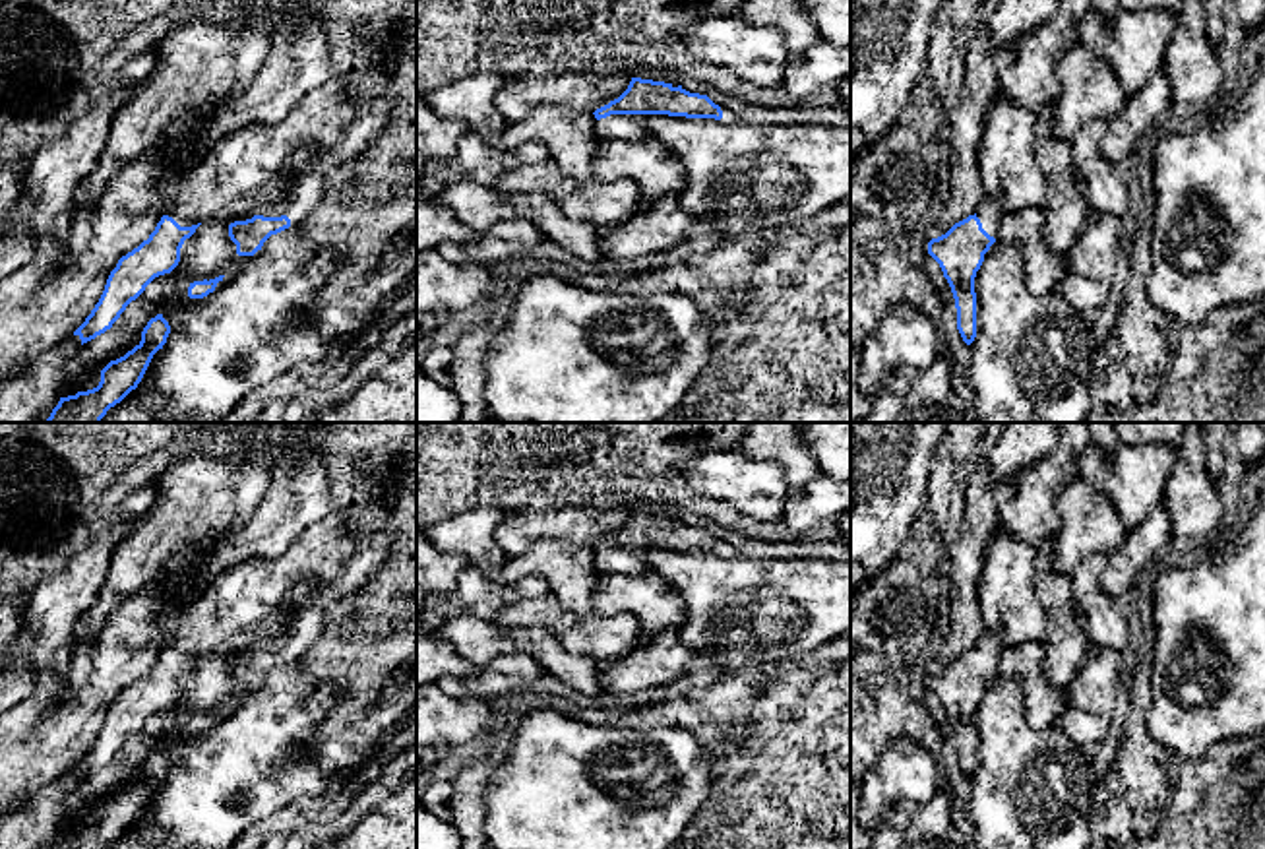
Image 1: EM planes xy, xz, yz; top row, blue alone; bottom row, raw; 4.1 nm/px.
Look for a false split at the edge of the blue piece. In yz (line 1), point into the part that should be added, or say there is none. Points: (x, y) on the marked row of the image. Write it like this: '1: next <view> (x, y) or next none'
1: next yz (988, 212)

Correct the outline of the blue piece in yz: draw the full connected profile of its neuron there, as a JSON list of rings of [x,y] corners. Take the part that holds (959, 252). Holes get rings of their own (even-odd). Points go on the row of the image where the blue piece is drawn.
[[[982,194],[974,215],[955,223],[945,235],[928,242],[928,254],[940,264],[951,287],[957,330],[967,345],[976,337],[974,277],[984,254],[996,242],[1002,215],[998,198]]]

